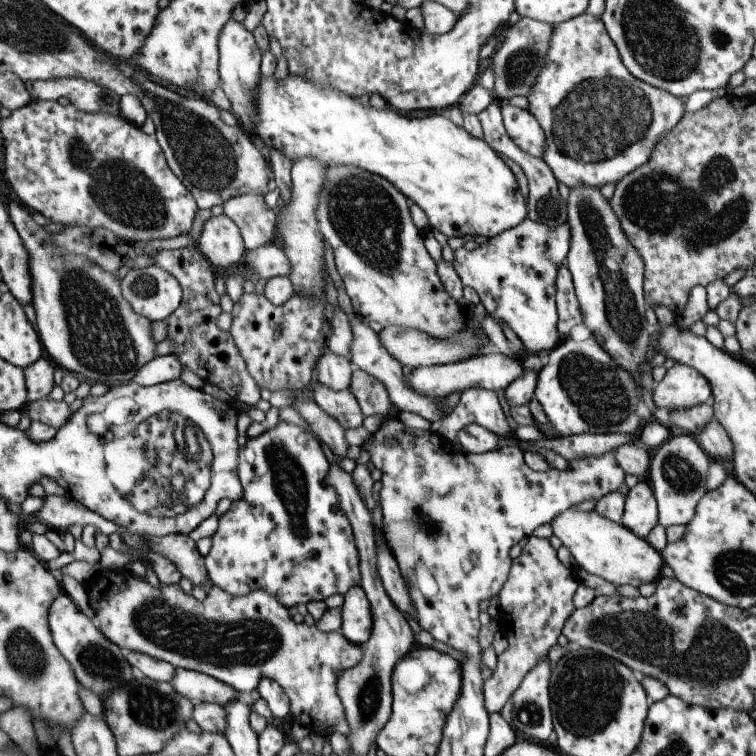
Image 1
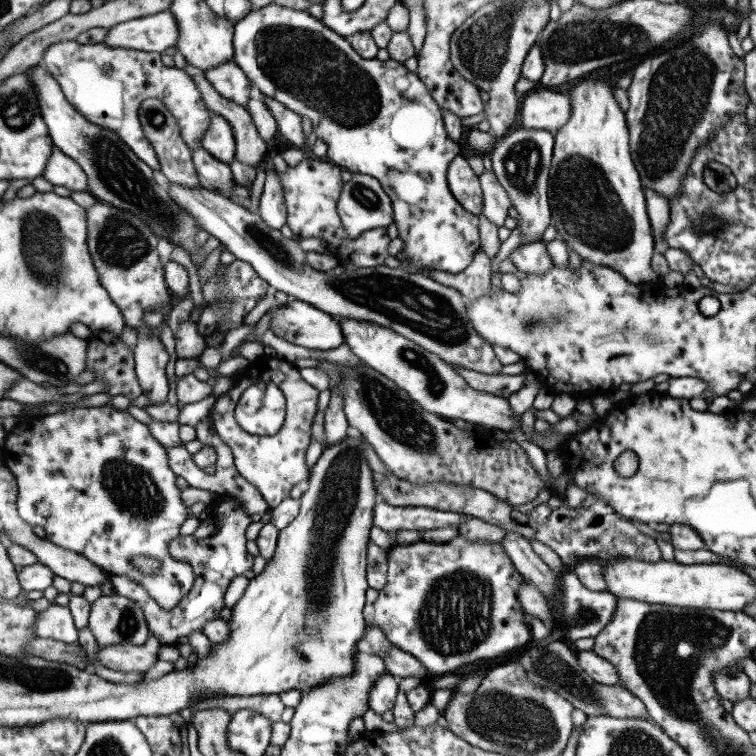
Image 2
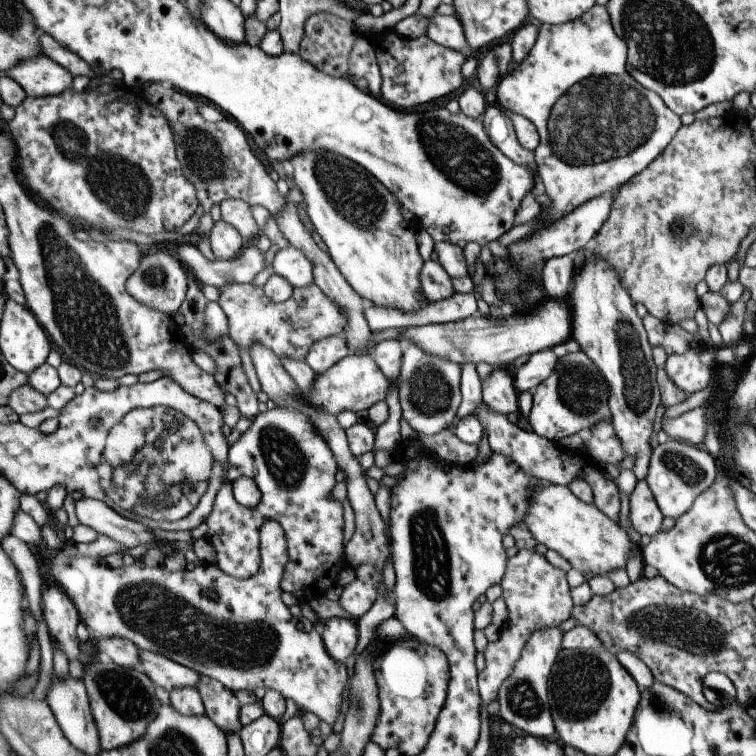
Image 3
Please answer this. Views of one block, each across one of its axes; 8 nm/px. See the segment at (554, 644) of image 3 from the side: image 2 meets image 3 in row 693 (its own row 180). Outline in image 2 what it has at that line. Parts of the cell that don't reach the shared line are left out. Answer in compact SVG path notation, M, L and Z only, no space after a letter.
M516 129L498 138L486 155L486 158L491 160L495 178L505 189L507 197L511 199L511 206L519 215L515 220L515 228L518 228L525 238L525 241L519 245L540 240L551 219L547 187L553 142L554 136L547 130Z

